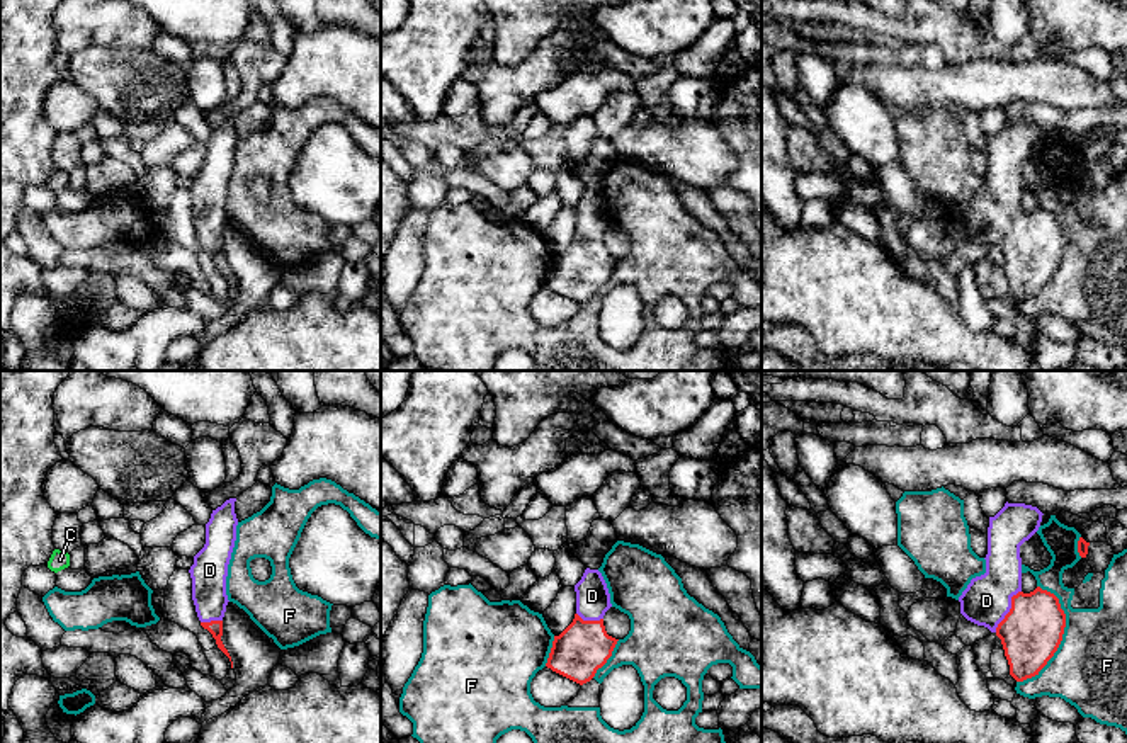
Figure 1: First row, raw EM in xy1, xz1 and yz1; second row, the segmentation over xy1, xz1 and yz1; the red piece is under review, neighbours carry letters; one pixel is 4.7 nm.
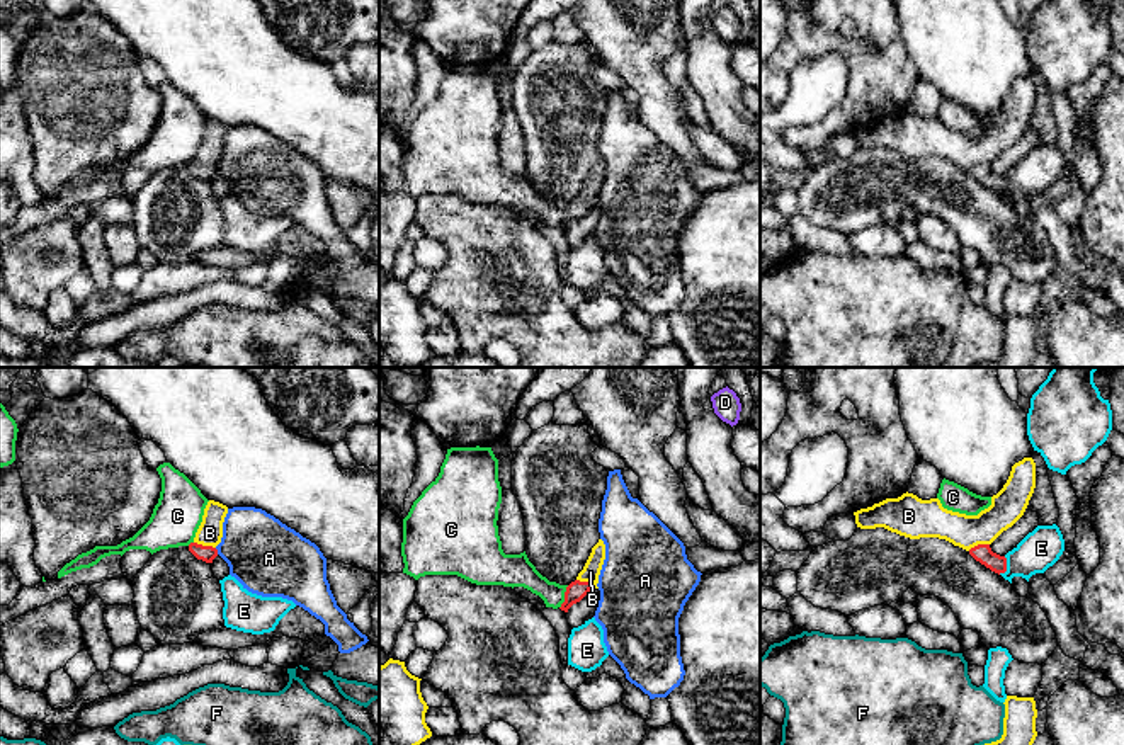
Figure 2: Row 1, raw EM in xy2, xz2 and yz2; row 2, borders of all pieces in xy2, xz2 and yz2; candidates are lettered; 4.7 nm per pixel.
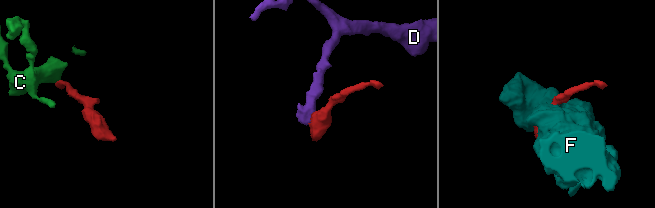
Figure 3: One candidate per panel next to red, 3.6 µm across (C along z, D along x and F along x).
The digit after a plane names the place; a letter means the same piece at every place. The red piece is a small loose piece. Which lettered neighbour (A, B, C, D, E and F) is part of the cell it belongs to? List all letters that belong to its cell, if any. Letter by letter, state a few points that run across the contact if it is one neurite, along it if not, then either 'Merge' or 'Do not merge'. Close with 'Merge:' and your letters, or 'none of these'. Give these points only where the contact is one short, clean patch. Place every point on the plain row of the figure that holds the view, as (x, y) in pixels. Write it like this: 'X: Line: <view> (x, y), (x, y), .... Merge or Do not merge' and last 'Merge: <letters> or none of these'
A: Do not merge
B: Line: xz2 (577, 198), (589, 199), (592, 203), (590, 210). Do not merge
C: Line: xz2 (568, 204), (560, 227). Do not merge
D: Line: yz1 (1030, 252), (1010, 230), (995, 220), (986, 220). Merge
E: Line: yz2 (1004, 176), (1005, 189), (999, 193). Do not merge
F: Do not merge
Merge: D

